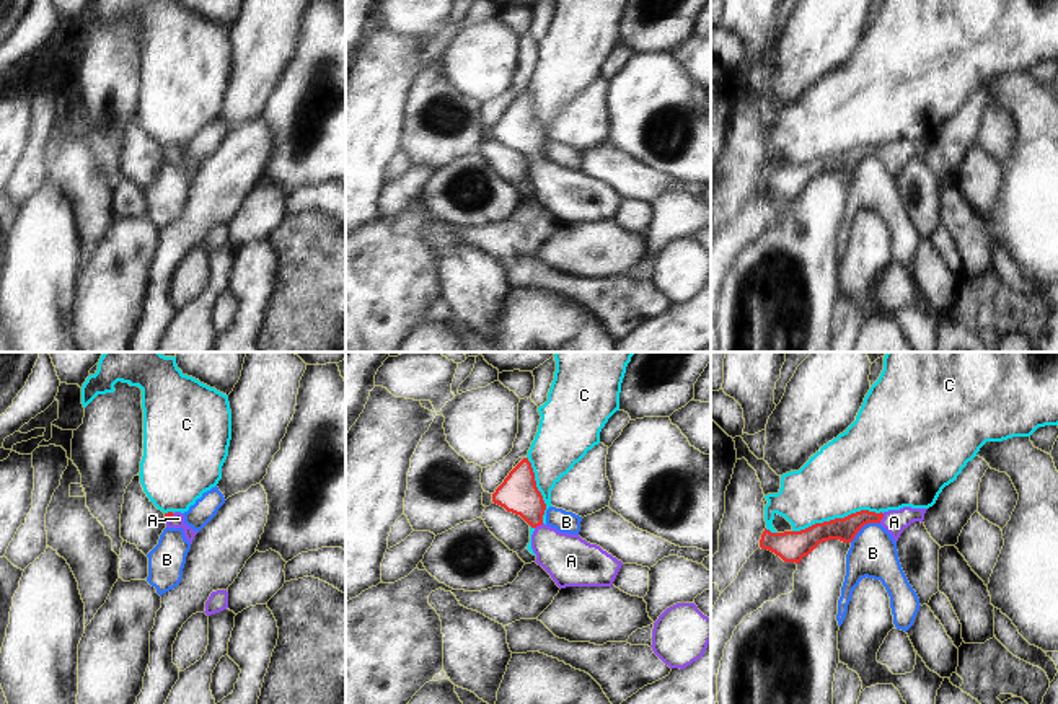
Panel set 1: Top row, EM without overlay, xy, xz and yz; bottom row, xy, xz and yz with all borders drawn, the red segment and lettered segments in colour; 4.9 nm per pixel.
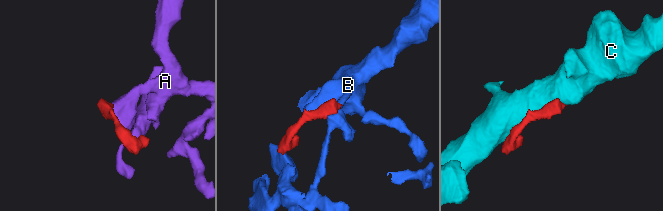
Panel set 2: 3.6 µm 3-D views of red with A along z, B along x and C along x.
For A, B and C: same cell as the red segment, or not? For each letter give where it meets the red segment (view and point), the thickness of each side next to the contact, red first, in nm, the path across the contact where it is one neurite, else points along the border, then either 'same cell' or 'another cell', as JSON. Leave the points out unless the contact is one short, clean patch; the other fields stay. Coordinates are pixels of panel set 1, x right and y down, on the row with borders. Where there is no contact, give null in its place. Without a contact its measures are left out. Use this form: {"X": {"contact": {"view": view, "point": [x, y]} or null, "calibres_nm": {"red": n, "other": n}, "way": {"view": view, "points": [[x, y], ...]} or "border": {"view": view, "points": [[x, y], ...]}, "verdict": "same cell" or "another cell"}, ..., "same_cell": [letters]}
{"A": {"contact": {"view": "yz", "point": [882, 517]}, "calibres_nm": {"red": 120, "other": 110}, "way": {"view": "yz", "points": [[845, 530], [863, 517], [882, 517], [894, 522]]}, "verdict": "same cell"}, "B": {"contact": {"view": "yz", "point": [863, 525]}, "calibres_nm": {"red": 120, "other": 240}, "border": {"view": "yz", "points": [[879, 522], [869, 522], [850, 541]]}, "verdict": "another cell"}, "C": {"contact": {"view": "yz", "point": [837, 519]}, "calibres_nm": {"red": 140, "other": 380}, "verdict": "another cell"}, "same_cell": ["A"]}

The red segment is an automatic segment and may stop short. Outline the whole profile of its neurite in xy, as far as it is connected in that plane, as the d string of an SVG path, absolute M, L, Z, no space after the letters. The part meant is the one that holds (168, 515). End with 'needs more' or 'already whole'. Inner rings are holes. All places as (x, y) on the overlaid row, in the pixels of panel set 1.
M168 512L165 513L166 526L168 528L183 528L186 539L192 544L194 536L197 531L194 531L191 526L184 523L184 515L181 512Z; needs more

